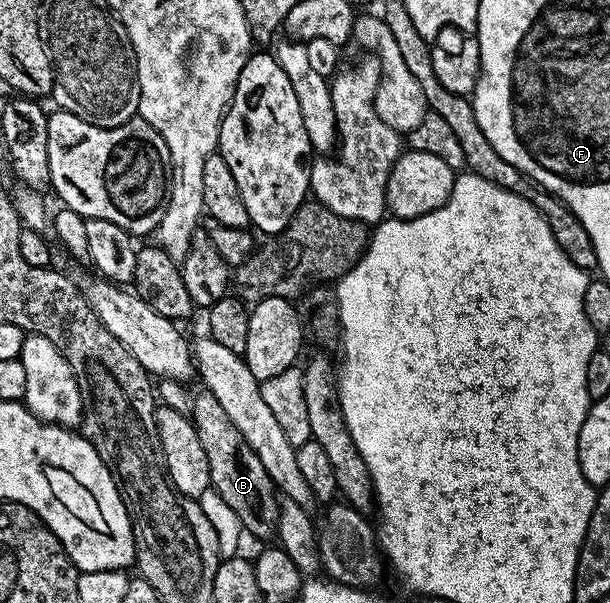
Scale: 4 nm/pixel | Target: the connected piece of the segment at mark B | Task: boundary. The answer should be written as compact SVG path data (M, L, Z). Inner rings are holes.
M201 387L198 390L198 393L194 392L191 397L191 420L199 435L199 444L203 446L203 451L207 455L207 467L211 467L209 484L212 492L217 493L219 499L223 499L223 503L227 503L227 507L231 507L231 511L235 511L235 515L239 515L241 528L248 536L250 533L253 537L270 536L272 538L277 531L279 502L275 486L269 480L263 463L259 463L259 455L255 455L255 451L251 451L251 447L247 443L247 439L243 439L243 435L239 435L239 427L235 427L235 423L231 423L231 419L227 419L227 411L223 411L223 407L219 407L219 399L215 399L215 395L211 395L209 389Z

